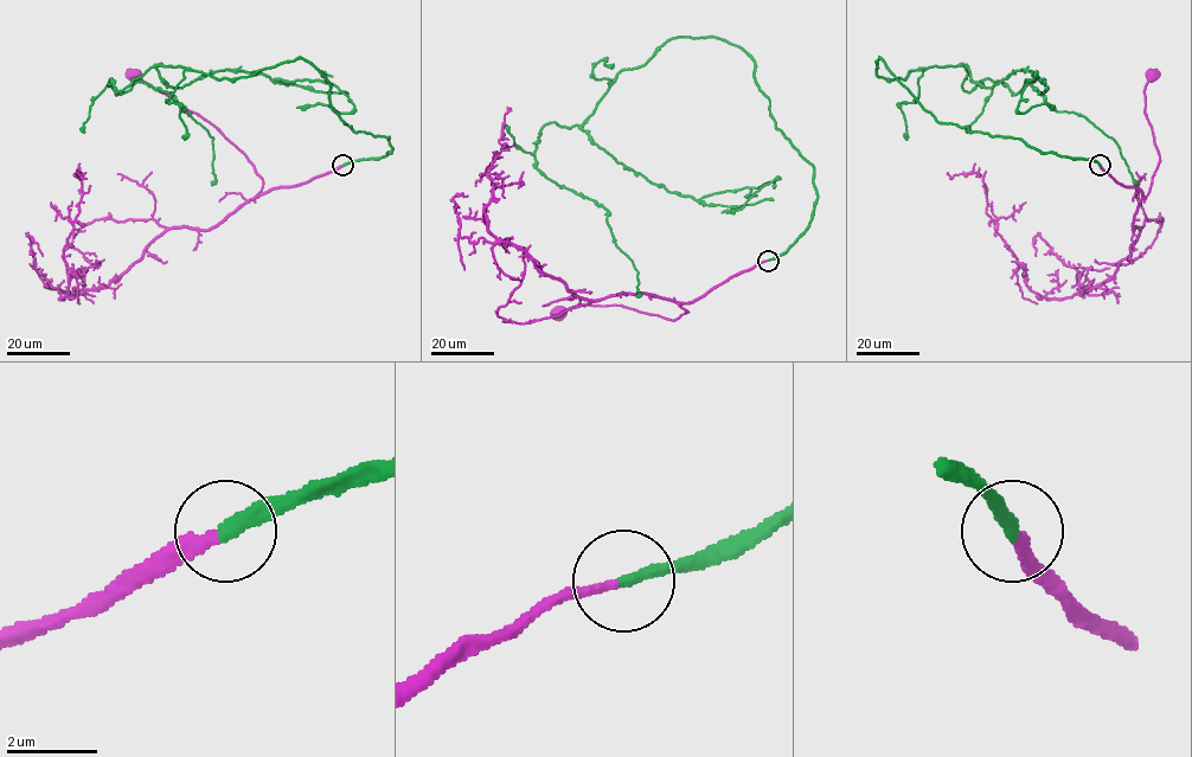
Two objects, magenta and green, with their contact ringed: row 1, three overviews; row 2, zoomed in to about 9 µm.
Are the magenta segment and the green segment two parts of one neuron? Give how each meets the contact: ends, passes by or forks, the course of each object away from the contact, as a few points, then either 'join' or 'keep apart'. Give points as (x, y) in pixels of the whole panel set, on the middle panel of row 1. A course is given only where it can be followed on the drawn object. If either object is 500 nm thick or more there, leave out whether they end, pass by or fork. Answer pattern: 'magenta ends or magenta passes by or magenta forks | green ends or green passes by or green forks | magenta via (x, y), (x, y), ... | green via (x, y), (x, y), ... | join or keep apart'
magenta ends | green ends | magenta via (767, 261), (684, 302), (680, 307), (687, 312), (673, 320), (621, 305), (582, 305), (559, 312) | green via (767, 261), (808, 224), (813, 167), (739, 46), (672, 38), (534, 154), (607, 211), (636, 296) | join

